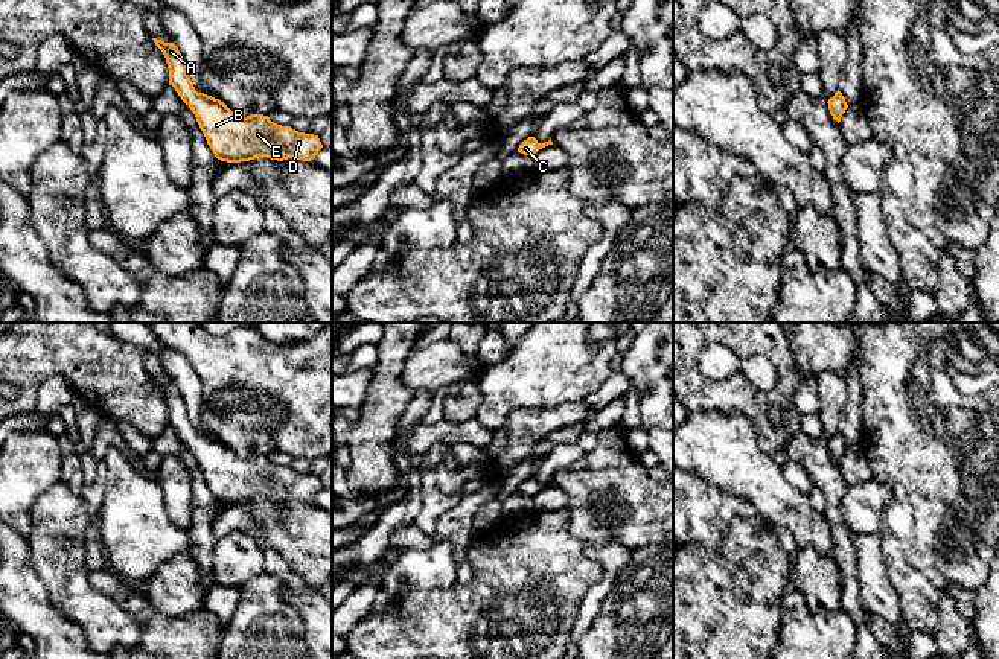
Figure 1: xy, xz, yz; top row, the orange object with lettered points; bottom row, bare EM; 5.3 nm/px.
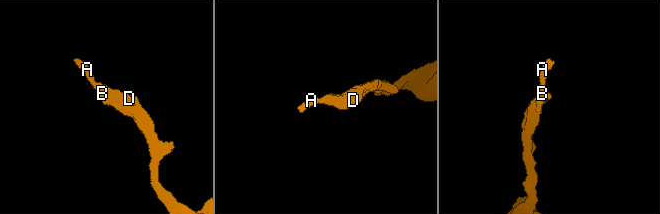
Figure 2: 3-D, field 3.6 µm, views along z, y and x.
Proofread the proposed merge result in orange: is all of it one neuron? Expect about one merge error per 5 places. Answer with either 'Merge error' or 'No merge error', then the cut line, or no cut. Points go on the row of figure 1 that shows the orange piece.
No merge error. No split

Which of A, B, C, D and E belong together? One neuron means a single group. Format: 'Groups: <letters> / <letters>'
Groups: A B C D E

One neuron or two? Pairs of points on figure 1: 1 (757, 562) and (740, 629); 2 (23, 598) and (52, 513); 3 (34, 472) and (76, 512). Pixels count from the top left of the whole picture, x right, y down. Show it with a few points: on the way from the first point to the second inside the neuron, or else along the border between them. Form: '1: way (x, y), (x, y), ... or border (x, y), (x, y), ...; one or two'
1: way (745, 579), (740, 585), (740, 612); one
2: border (25, 538), (29, 547), (29, 563), (51, 600); two
3: border (60, 480), (47, 487), (32, 504), (31, 518); two

